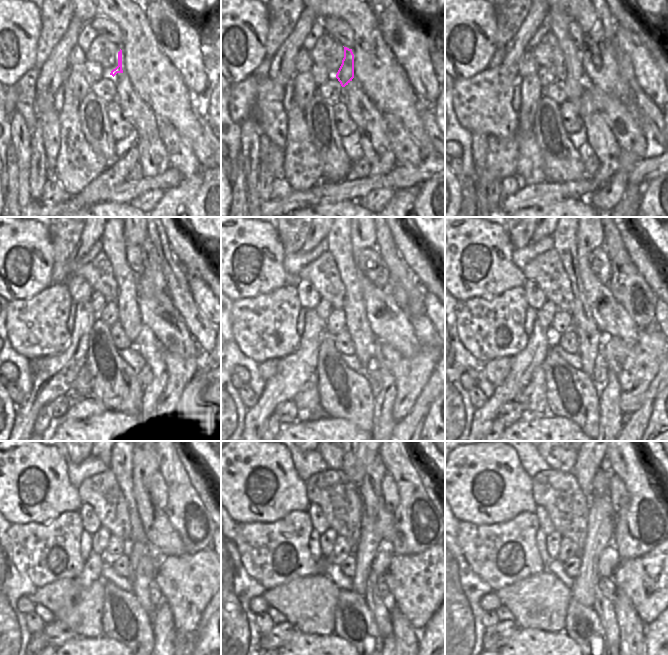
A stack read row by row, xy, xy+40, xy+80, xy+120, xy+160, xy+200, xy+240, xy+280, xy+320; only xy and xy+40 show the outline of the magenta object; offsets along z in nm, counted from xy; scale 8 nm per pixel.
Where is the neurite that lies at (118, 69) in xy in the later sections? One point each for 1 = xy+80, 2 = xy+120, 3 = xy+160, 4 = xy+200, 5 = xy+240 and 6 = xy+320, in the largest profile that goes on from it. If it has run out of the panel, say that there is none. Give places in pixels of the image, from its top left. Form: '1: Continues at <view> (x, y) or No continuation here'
1: Continues at xy+80 (575, 80)
2: Continues at xy+120 (113, 244)
3: Continues at xy+160 (338, 238)
4: Continues at xy+200 (590, 340)
5: Continues at xy+240 (142, 560)
6: Continues at xy+320 (604, 607).

